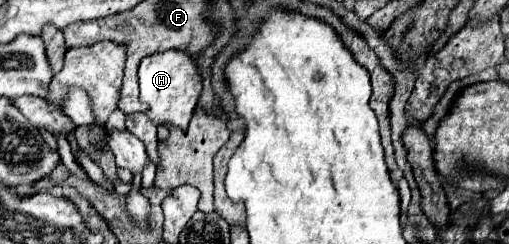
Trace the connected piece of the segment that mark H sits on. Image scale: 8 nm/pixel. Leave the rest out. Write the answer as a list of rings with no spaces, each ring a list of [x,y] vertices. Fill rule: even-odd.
[[[181,49],[159,51],[153,55],[147,55],[141,61],[139,87],[141,87],[141,101],[149,105],[149,111],[145,115],[151,121],[187,129],[201,93],[201,71],[197,67],[195,57]]]

